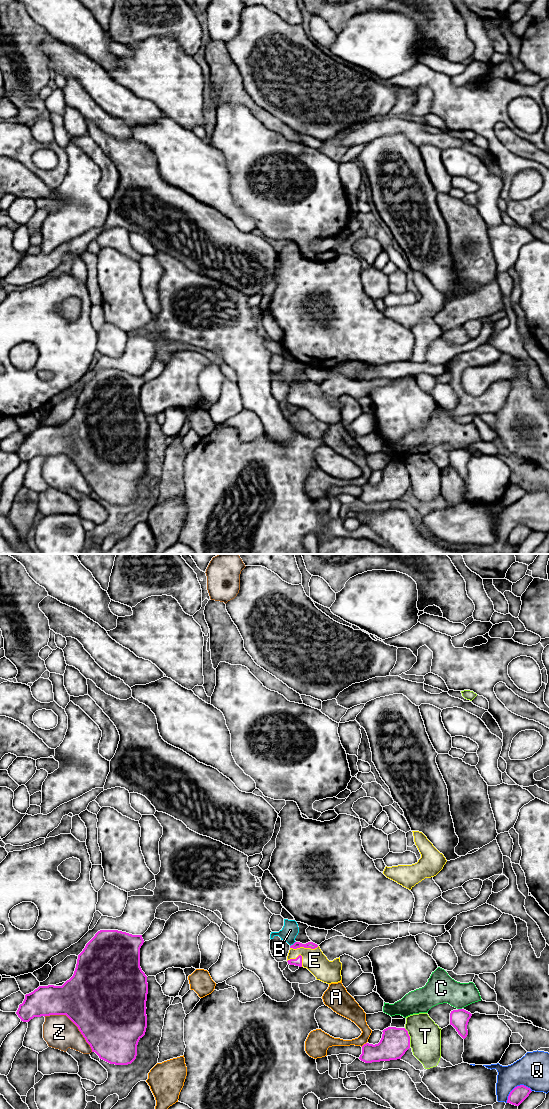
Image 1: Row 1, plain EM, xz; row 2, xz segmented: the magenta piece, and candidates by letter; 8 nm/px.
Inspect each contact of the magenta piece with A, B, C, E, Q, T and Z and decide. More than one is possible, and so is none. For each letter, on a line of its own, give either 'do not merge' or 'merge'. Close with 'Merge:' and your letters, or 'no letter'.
A: do not merge
B: do not merge
C: do not merge
E: merge
Q: do not merge
T: do not merge
Z: do not merge
Merge: E

